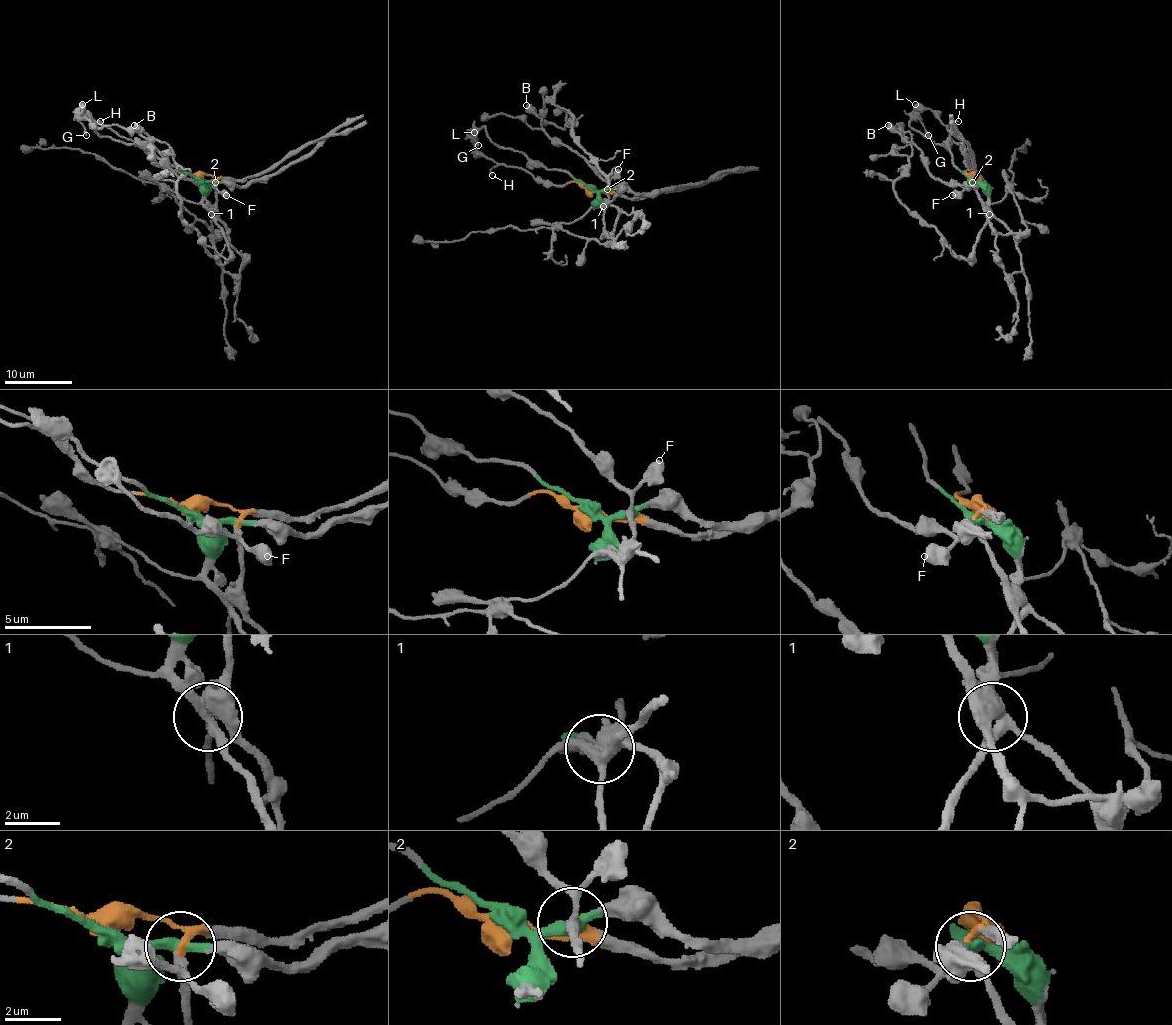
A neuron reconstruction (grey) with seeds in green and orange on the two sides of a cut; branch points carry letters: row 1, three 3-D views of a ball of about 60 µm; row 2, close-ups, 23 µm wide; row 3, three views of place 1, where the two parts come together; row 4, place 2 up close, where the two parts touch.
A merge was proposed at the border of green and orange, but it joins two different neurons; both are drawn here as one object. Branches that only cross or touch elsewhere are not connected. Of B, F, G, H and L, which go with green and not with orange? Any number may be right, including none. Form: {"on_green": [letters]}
{"on_green": ["B", "G"]}

